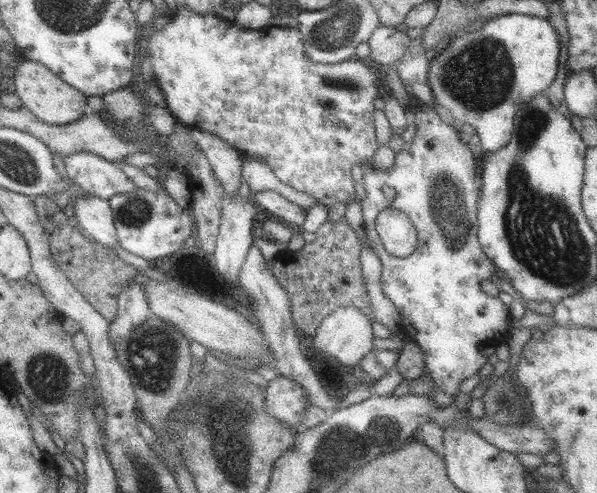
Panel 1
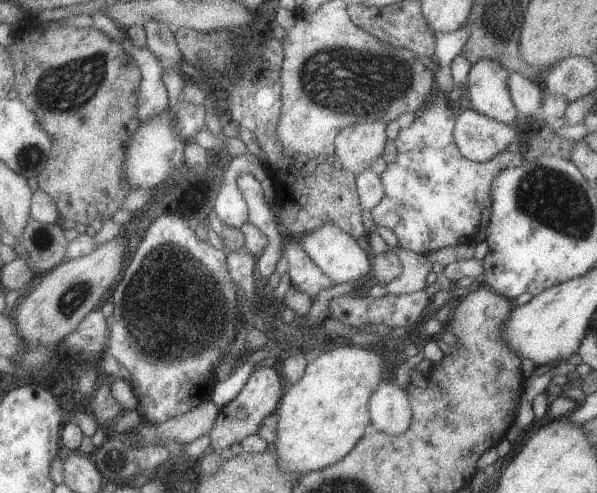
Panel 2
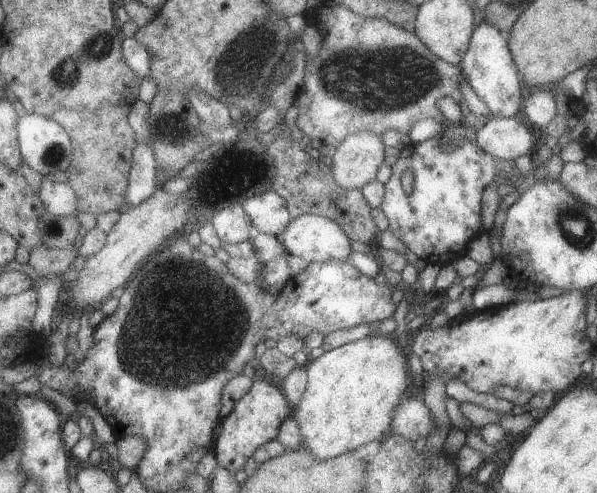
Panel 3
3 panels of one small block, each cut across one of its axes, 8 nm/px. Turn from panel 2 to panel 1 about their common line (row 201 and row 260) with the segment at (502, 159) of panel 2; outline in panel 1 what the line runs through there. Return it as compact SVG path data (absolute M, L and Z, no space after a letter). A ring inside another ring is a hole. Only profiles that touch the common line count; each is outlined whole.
M419 104L417 106L411 106L411 113L417 121L415 124L415 136L413 136L413 140L411 140L409 144L405 143L403 149L394 155L393 166L385 170L367 170L362 176L362 186L364 187L365 197L360 200L361 215L363 214L363 220L365 220L365 222L371 222L371 230L373 230L373 220L376 220L375 216L377 217L382 209L391 206L399 210L399 212L403 212L403 214L407 216L409 223L415 228L417 232L417 247L415 247L415 250L413 250L409 256L403 258L387 258L385 252L383 252L383 248L381 248L381 244L379 244L379 248L375 250L379 261L381 261L381 276L379 276L381 291L383 291L383 294L395 305L395 308L398 308L400 315L403 317L404 322L401 325L402 333L406 338L410 338L417 344L421 352L423 352L424 366L427 368L428 372L427 378L430 378L434 382L435 389L439 389L439 391L443 391L445 394L453 394L457 391L457 387L459 387L461 381L473 376L478 372L479 368L486 363L486 358L483 358L483 356L479 354L479 345L488 343L489 340L495 340L495 338L501 338L503 334L510 332L509 320L511 316L507 305L495 295L489 296L483 293L479 287L479 283L483 282L483 280L489 280L491 276L497 272L497 268L495 268L495 265L489 260L489 257L485 256L476 235L477 220L475 220L475 212L477 212L477 194L479 194L480 183L477 180L477 170L479 170L479 168L477 168L476 156L473 156L466 144L461 142L459 131L453 128L451 124L443 122L431 106L424 104L422 106L419 106ZM384 187L391 187L391 189L395 191L395 198L393 198L391 202L387 202L385 194L382 194Z

